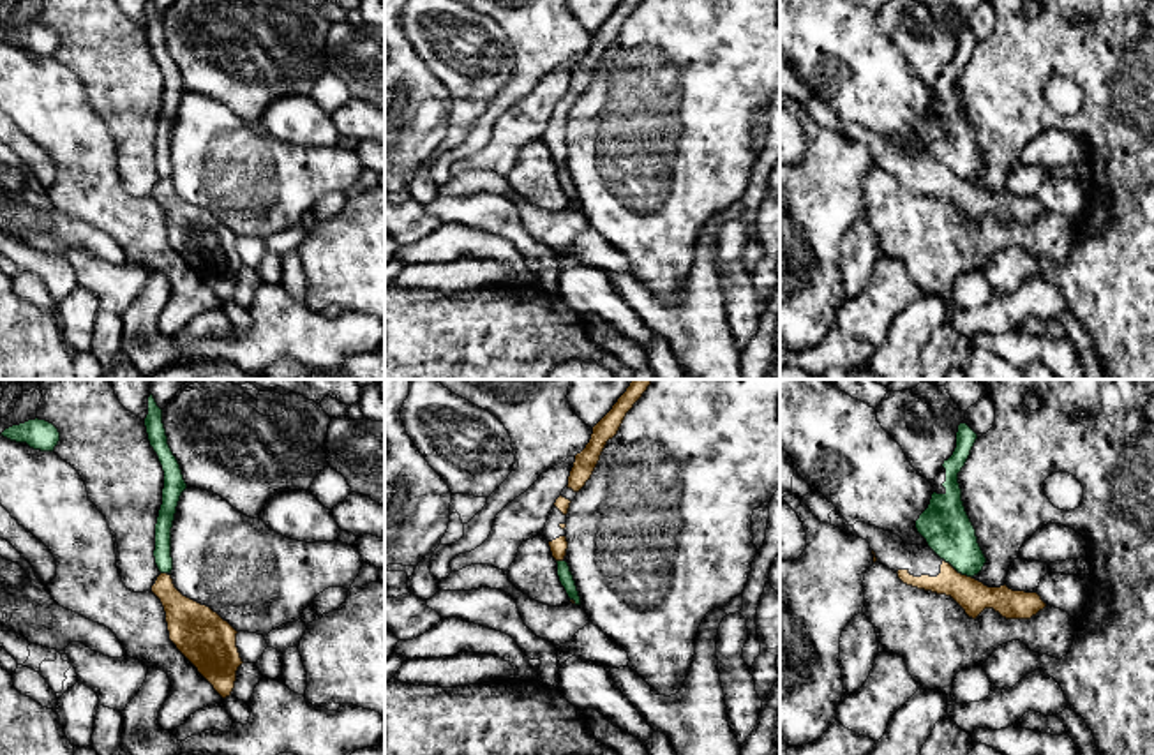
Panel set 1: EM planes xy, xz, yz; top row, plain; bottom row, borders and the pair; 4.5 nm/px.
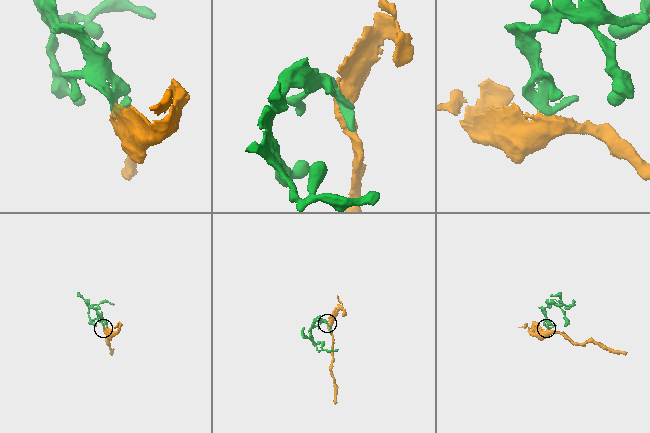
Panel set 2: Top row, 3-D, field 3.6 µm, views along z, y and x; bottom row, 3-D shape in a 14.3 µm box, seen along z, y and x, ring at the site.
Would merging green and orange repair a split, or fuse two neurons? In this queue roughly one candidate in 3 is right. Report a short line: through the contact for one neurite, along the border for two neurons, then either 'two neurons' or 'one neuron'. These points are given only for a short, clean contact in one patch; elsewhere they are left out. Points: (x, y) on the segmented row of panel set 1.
yz (944, 560), (971, 577) | two neurons

